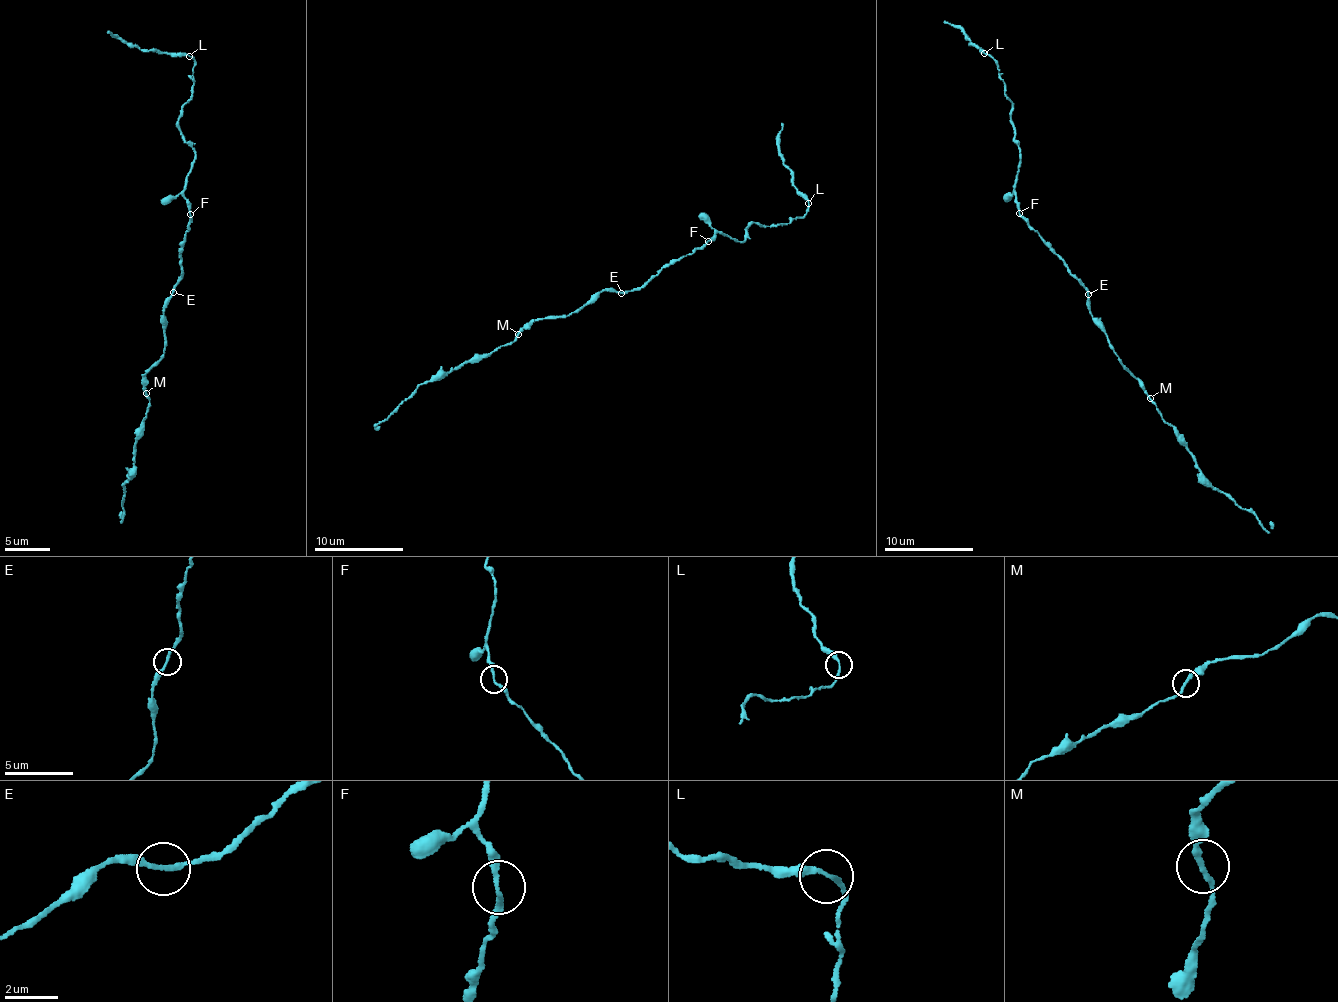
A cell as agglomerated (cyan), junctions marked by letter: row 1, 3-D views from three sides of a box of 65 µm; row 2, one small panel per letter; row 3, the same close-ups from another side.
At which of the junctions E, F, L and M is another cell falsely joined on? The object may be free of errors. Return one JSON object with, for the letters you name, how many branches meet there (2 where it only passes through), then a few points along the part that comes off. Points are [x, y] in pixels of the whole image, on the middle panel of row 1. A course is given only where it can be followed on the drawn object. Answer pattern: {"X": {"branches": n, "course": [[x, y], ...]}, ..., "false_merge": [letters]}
{"false_merge": []}

